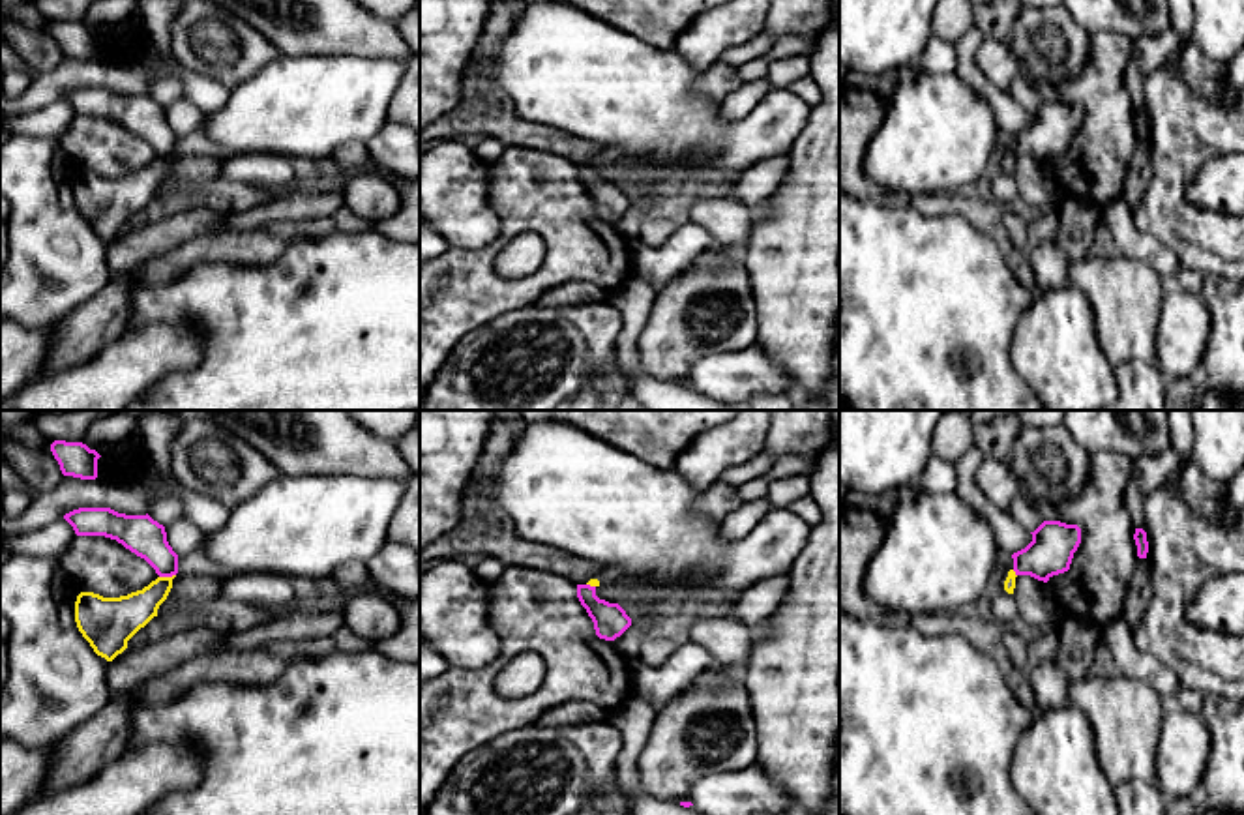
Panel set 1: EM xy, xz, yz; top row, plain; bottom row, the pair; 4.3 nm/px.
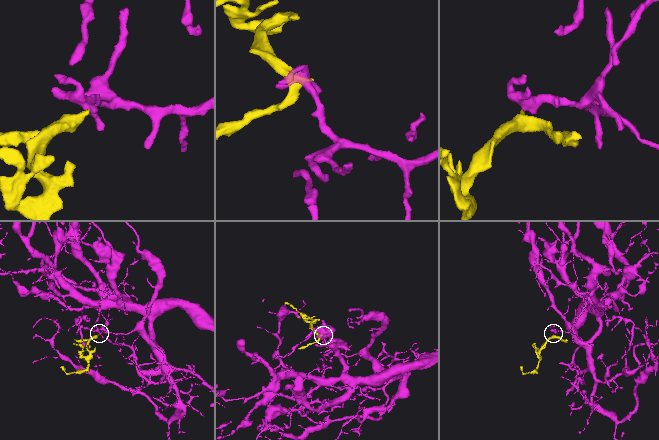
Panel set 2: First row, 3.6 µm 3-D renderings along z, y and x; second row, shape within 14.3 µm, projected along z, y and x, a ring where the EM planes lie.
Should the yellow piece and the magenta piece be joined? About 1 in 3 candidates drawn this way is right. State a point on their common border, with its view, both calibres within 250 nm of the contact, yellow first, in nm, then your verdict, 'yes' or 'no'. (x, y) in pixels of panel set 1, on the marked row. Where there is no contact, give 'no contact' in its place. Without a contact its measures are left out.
xy (167, 577) | 170/170 nm | no

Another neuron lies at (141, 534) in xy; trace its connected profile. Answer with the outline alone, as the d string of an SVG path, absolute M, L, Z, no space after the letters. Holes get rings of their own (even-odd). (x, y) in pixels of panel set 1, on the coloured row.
M79 508L64 515L77 536L105 536L144 558L159 577L178 573L178 555L165 526L146 515L126 515L111 508Z

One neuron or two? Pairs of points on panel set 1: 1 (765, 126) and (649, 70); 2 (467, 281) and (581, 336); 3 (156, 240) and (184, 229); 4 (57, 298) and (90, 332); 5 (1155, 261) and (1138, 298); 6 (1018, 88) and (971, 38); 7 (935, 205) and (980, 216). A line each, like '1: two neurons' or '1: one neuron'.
1: one neuron
2: two neurons
3: one neuron
4: two neurons
5: two neurons
6: two neurons
7: one neuron

